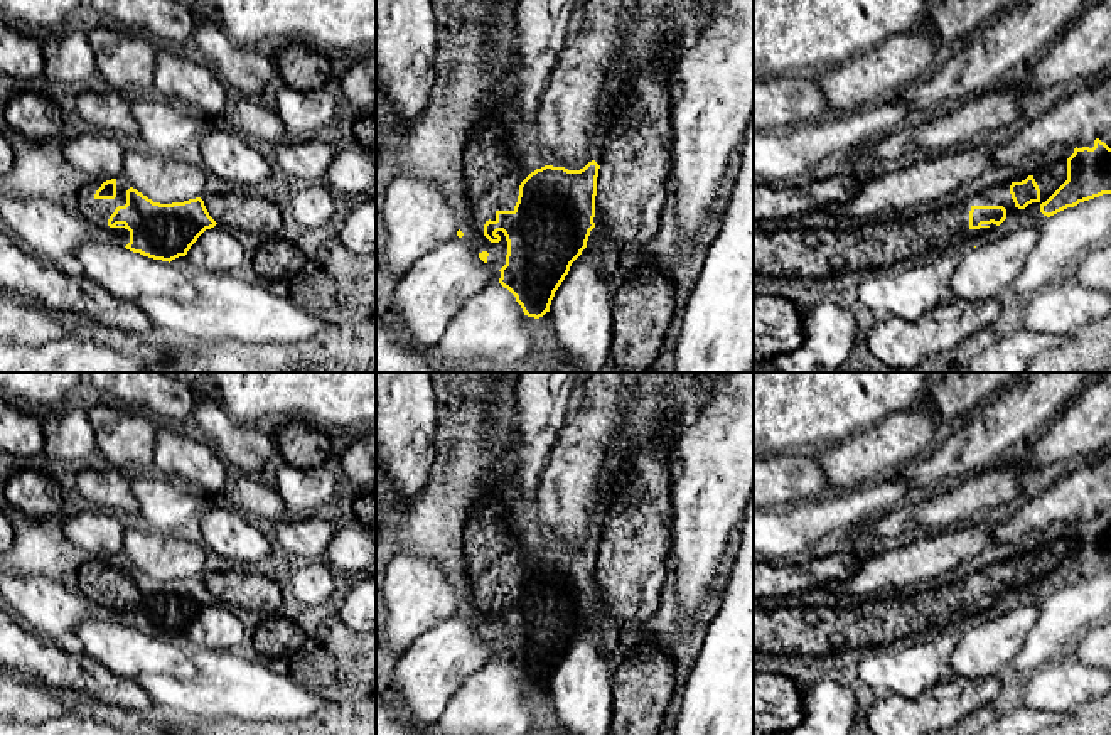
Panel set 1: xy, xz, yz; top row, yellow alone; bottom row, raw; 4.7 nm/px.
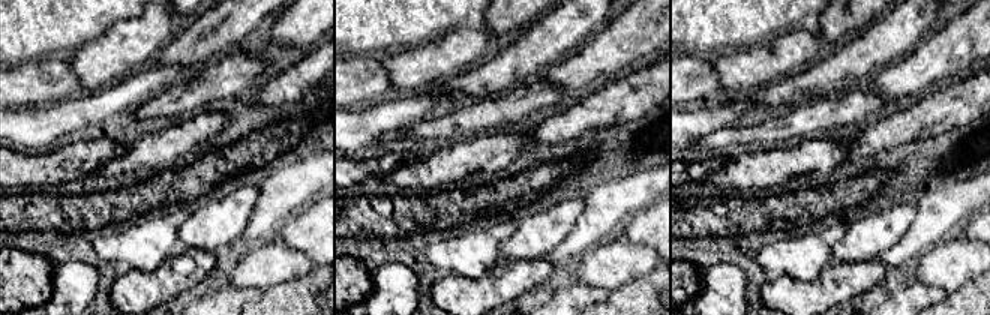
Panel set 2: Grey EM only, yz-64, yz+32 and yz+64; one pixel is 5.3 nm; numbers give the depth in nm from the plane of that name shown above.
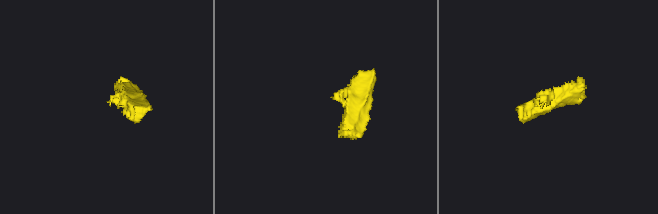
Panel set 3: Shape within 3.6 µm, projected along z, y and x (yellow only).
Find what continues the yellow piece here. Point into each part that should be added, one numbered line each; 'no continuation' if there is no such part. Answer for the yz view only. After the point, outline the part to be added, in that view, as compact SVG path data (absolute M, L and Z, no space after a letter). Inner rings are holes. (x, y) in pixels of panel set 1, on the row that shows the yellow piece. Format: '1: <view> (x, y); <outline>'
no continuation

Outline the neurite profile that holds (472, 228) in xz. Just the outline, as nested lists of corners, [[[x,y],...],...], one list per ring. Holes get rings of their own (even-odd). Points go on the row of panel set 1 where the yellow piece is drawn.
[[[501,105],[492,108],[486,120],[474,130],[465,147],[464,155],[464,175],[465,175],[465,197],[464,216],[459,223],[459,229],[464,233],[462,239],[477,255],[487,251],[487,266],[492,271],[491,285],[499,283],[501,268],[506,265],[507,241],[502,231],[499,243],[491,243],[484,236],[484,224],[491,219],[496,221],[496,207],[514,207],[519,196],[521,180],[529,175],[529,153],[526,148],[518,148],[507,138],[506,116]]]

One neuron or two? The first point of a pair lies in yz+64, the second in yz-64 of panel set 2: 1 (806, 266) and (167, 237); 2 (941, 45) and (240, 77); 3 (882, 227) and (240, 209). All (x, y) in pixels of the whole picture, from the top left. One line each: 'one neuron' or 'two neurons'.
1: one neuron
2: two neurons
3: one neuron

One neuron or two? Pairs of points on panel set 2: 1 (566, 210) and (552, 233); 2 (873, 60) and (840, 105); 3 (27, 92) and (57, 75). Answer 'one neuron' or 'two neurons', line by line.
1: one neuron
2: two neurons
3: one neuron

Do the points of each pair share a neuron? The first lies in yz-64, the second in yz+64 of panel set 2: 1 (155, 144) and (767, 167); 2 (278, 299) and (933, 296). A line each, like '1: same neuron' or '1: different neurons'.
1: same neuron
2: different neurons

